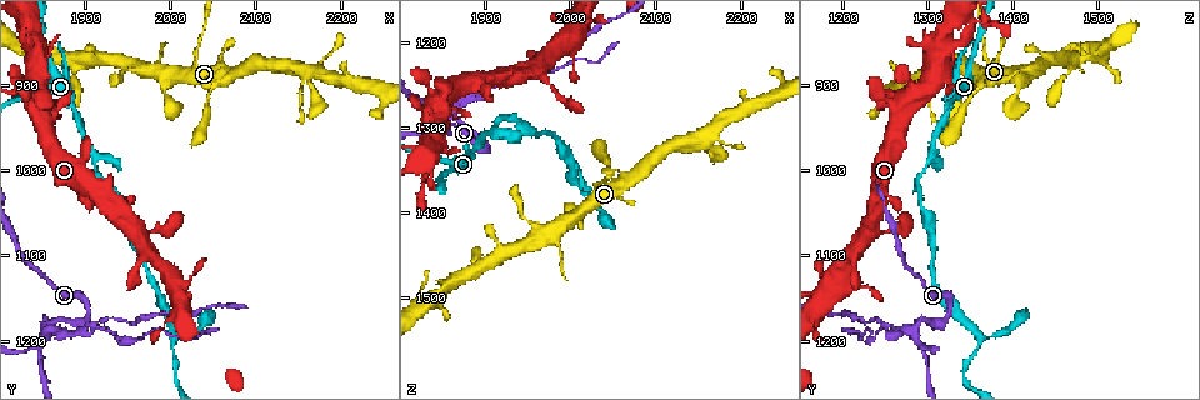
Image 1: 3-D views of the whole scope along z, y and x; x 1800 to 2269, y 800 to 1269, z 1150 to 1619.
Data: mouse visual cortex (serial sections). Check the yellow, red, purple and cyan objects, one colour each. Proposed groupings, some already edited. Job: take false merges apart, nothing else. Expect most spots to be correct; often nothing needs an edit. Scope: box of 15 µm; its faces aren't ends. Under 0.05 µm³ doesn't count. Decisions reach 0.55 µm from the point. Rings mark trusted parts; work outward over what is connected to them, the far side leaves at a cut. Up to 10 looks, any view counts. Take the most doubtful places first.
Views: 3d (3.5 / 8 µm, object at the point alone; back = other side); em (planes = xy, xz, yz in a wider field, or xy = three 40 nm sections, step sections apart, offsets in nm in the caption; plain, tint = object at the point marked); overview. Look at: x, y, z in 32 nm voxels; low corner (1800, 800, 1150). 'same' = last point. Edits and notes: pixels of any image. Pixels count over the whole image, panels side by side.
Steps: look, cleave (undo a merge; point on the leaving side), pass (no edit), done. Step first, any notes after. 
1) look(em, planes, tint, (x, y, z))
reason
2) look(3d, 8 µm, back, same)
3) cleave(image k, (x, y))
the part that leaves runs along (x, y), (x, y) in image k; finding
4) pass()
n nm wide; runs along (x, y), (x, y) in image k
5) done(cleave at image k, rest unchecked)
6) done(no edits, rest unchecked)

look(3d, 3.5 µm, (1900, 1165, 1325))

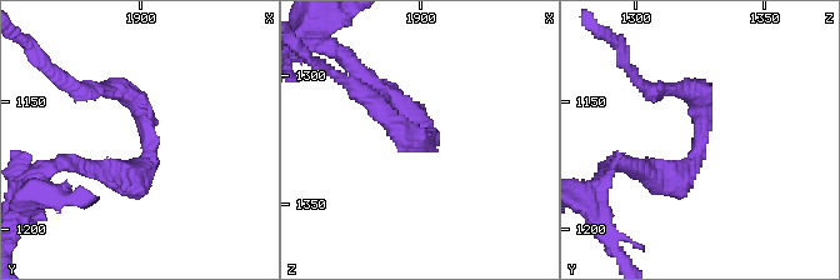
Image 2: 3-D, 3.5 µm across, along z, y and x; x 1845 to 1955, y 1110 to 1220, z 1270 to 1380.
look(em, xy, step 2, tint, (1903, 1164, 1326))
arms of 250, 300 nm; need the tissue

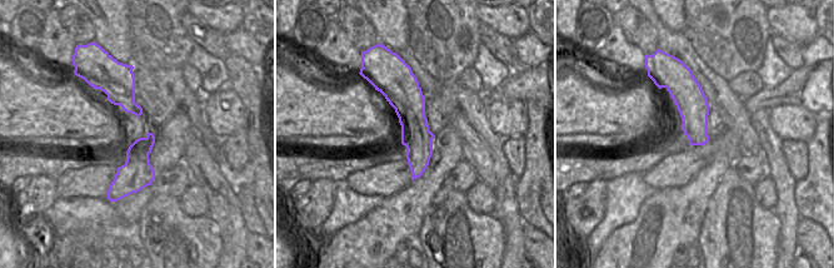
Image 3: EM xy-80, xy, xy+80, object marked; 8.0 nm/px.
pass()
all the same cell

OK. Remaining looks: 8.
look(3d, 3.5 µm, (2045, 905, 1355))
narrows sharply

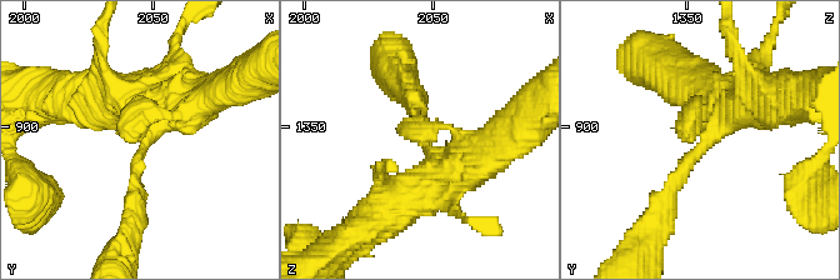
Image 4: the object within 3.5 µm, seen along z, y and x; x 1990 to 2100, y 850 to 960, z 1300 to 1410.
look(em, xy, step 1, tint, (2045, 910, 1355))

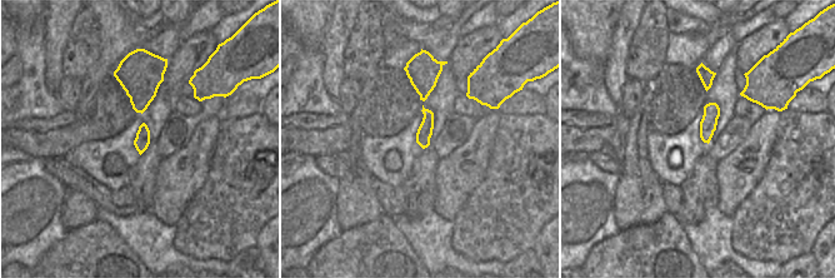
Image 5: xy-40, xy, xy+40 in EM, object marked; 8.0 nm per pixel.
pass()
runs along (759, 95), (685, 164), (660, 223) in image 4; all the same cell

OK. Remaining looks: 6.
look(3d, 3.5 µm, (1860, 1185, 1285))
three arms meet

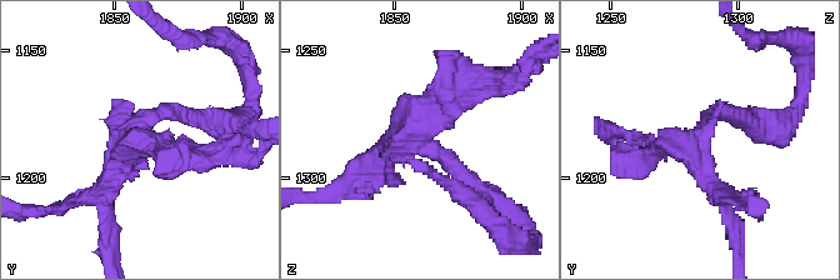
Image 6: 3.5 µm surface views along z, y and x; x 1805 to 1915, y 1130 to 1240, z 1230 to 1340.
look(em, xy, step 3, tint, (1857, 1186, 1281))
need the tissue

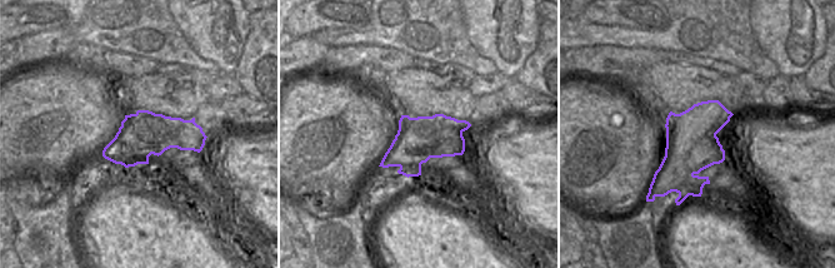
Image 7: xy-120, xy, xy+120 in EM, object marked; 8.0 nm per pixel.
cleave(image 6, (459, 108))
the part that leaves runs along (414, 125), (464, 78), (506, 80) in image 6; a second cell is stuck on

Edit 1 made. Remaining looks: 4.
look(3d, 3.5 µm, (2005, 1195, 1360))
calibre changes

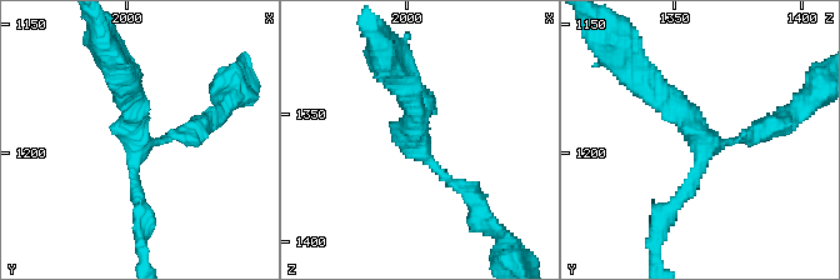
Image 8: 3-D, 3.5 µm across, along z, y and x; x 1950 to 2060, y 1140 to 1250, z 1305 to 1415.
look(em, xy, step 3, plain, (2003, 1197, 1361))
3 arms; arms of 150, 200, 300 nm; now the EM

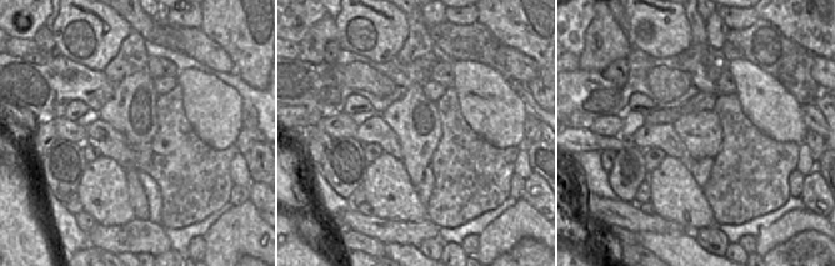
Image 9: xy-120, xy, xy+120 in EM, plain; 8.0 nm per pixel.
look(em, xy, step 3, tint, same)

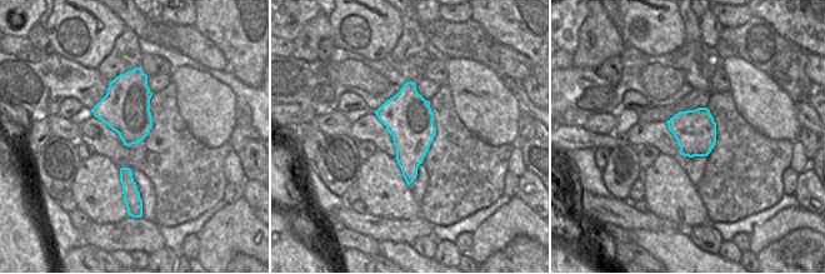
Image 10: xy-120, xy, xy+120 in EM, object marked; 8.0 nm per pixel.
pass()
runs along (408, 86), (426, 160), (476, 199) in image 8; one cell here

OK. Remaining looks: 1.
done(cleave at image 6, rest unchecked)

